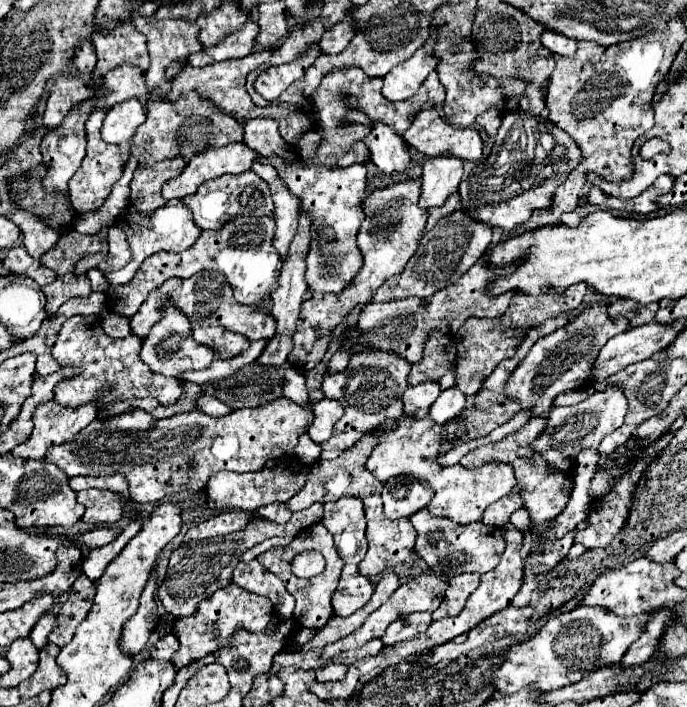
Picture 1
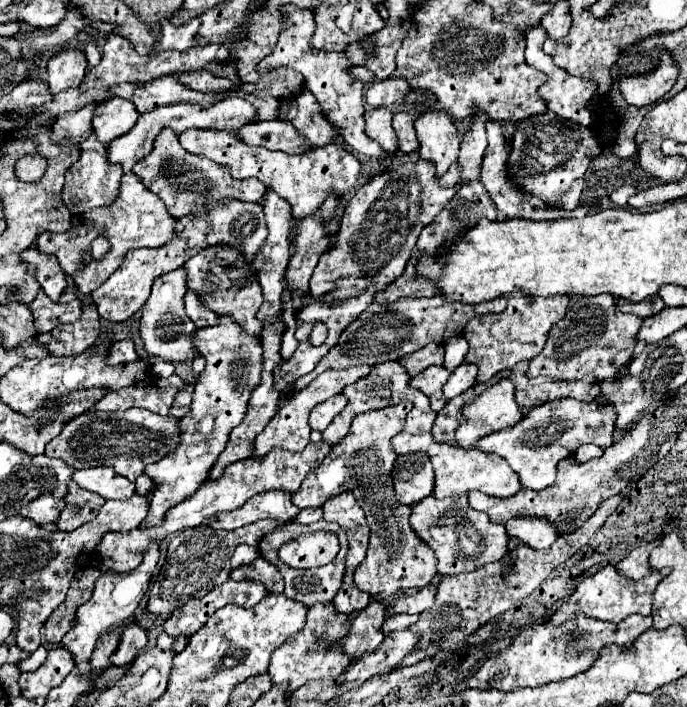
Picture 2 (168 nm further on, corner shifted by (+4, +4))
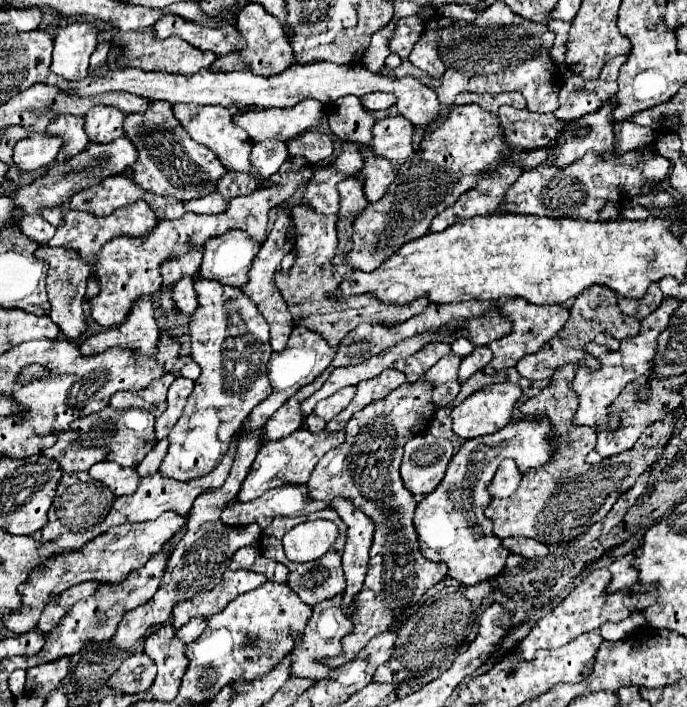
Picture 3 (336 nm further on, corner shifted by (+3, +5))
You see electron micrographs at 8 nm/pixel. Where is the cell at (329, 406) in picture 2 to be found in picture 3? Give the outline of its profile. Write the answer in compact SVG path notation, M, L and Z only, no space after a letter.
M346 386L342 390L338 390L334 396L326 398L326 400L320 400L316 404L316 408L314 408L314 414L318 414L320 418L324 418L326 422L332 420L336 414L340 414L350 404L354 392L356 392L356 386Z

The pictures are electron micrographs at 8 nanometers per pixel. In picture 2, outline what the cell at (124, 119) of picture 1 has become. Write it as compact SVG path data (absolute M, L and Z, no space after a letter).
M111 97L97 107L97 115L93 117L93 131L97 139L107 145L113 139L129 133L139 119L139 111L135 105L121 97Z

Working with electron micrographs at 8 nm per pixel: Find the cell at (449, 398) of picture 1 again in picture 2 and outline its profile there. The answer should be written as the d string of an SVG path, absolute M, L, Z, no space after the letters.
M461 363L449 377L449 381L443 387L443 399L451 401L453 397L461 395L463 391L471 389L475 385L475 375L477 375L477 367Z

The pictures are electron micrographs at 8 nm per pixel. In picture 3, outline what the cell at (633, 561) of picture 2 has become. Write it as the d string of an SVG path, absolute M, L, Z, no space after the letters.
M626 554L622 558L618 558L616 562L610 564L610 572L612 572L612 580L610 584L606 586L606 594L612 594L612 592L618 592L618 590L626 590L630 588L632 584L636 584L636 578L638 578L638 572L636 568L632 566L632 560L634 560L634 554Z

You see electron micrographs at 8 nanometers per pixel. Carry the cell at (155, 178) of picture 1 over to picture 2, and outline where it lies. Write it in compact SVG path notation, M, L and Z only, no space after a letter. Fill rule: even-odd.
M169 129L159 133L159 137L155 139L155 145L153 145L153 151L145 159L135 163L133 173L143 181L143 185L151 193L155 193L165 203L169 215L173 215L175 219L183 219L183 217L191 219L199 213L205 213L205 209L215 201L219 203L225 199L239 199L239 201L257 203L265 195L265 185L257 177L233 179L229 175L229 167L209 163L209 159L201 159L197 155L189 155L181 147L177 135ZM187 187L207 187L207 189L203 193L197 193Z

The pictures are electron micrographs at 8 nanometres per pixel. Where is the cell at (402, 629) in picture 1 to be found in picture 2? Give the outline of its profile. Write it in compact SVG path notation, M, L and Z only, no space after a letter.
M393 615L391 619L387 619L383 623L383 633L389 635L389 633L395 633L395 631L409 629L417 619L419 619L419 615Z

